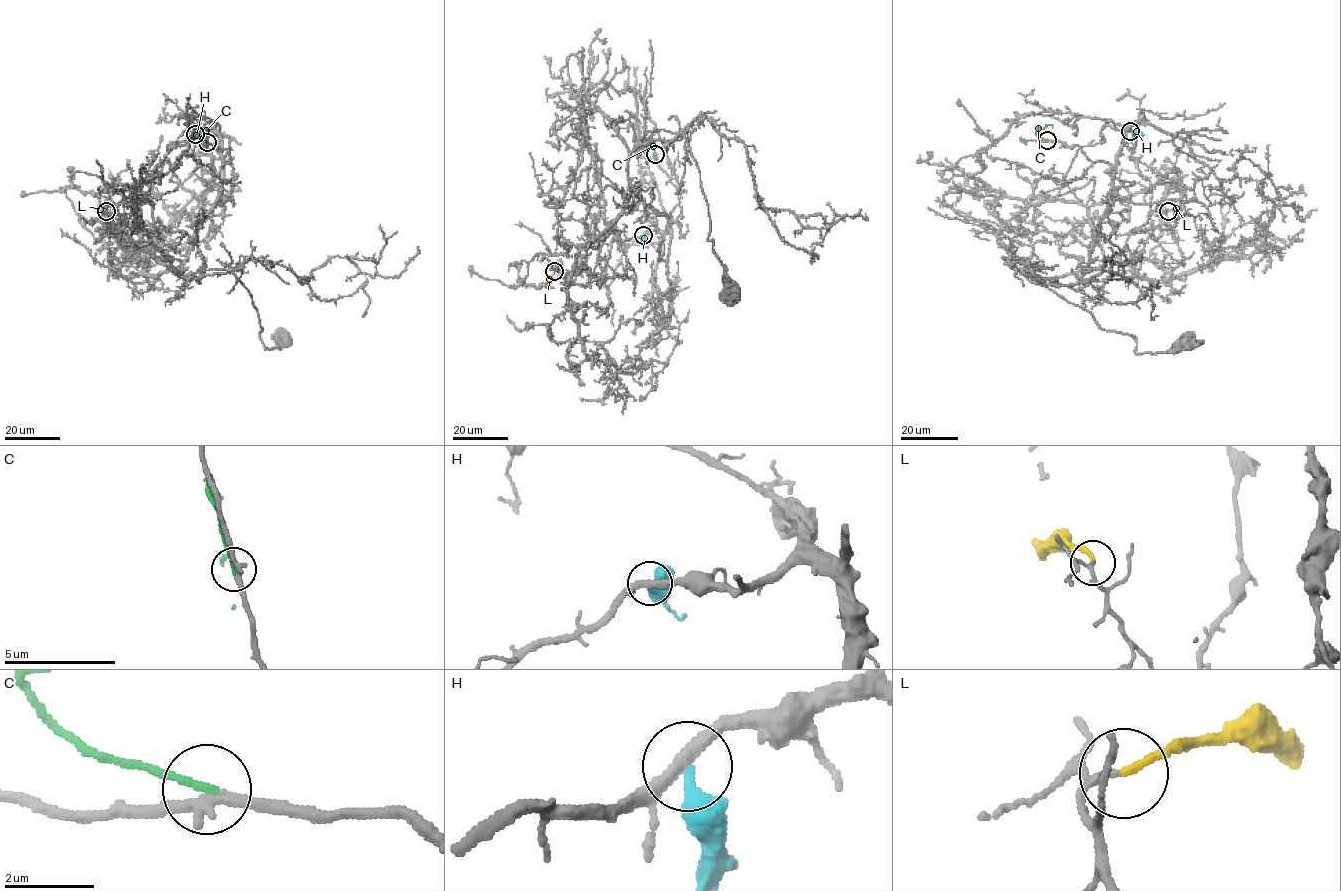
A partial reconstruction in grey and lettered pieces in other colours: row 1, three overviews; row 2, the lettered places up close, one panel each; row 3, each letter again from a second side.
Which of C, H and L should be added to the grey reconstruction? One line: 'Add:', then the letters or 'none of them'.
Add: C, L

